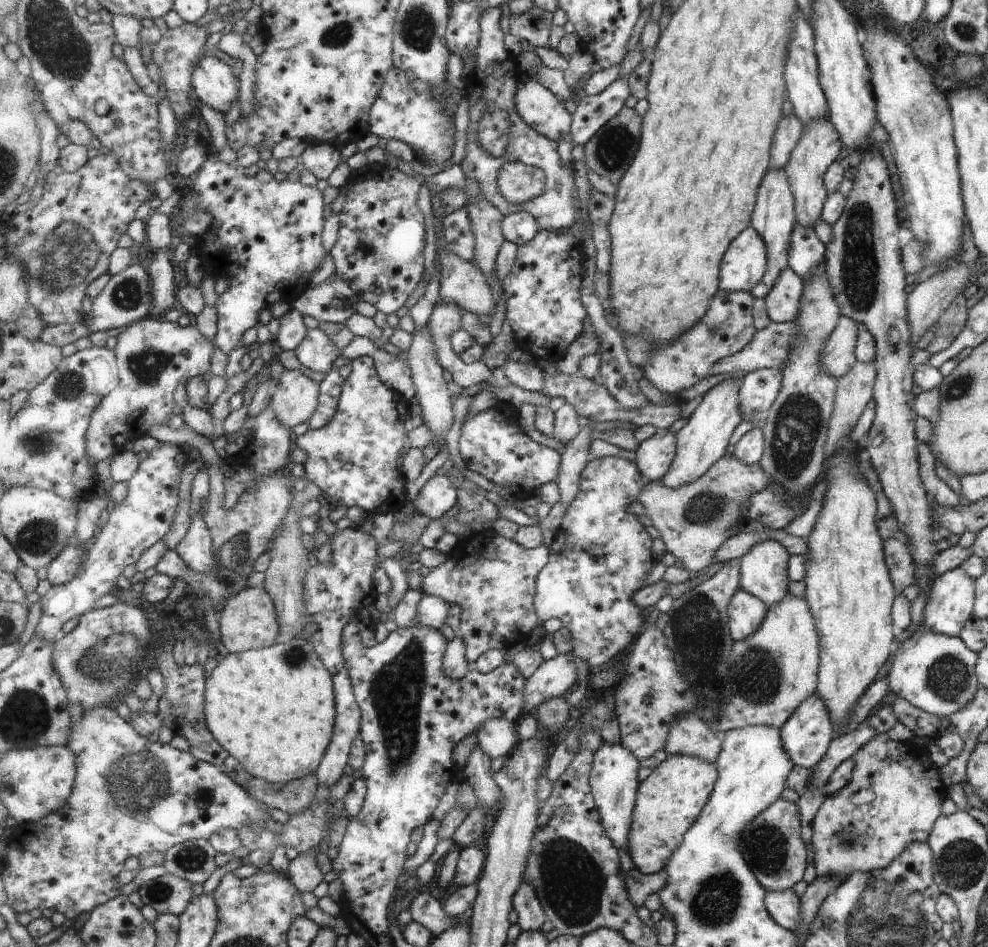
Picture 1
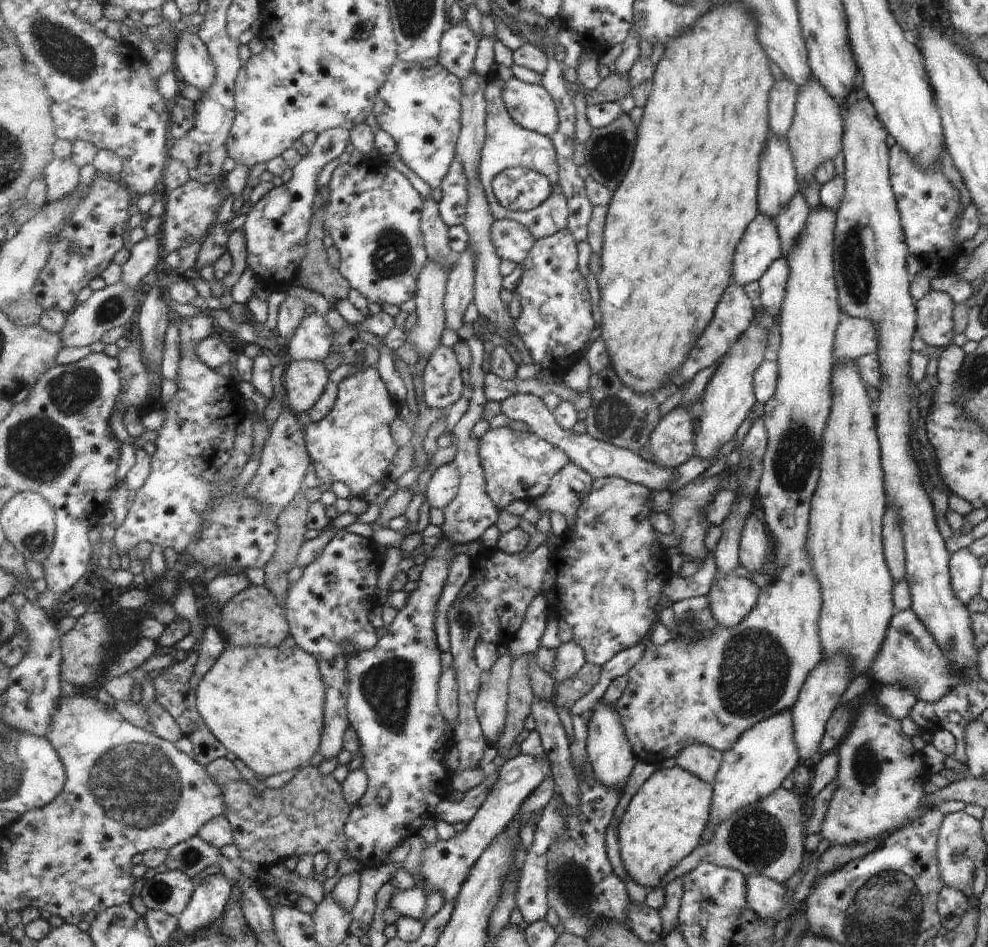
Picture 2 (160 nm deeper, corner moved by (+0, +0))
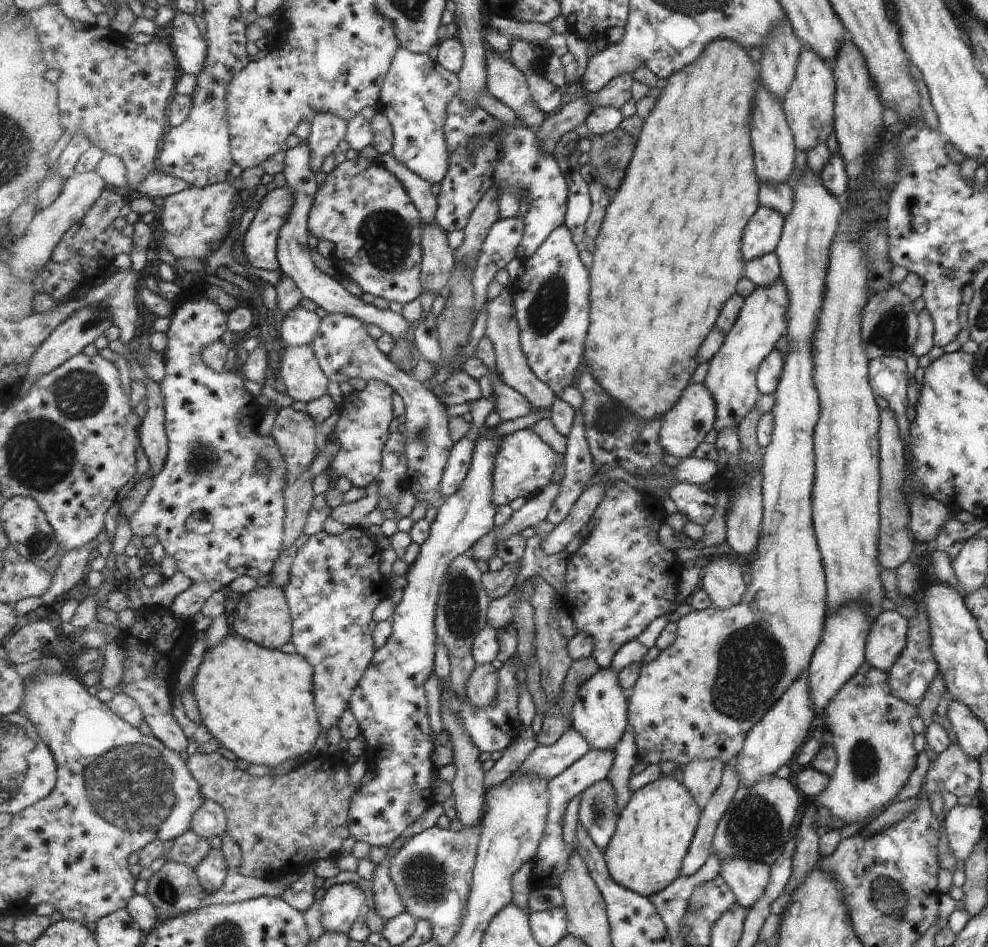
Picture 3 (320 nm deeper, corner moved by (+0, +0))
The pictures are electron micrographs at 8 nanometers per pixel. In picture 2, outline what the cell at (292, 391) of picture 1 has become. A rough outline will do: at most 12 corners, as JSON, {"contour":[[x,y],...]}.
{"contour":[[288,361],[283,385],[297,415],[320,401],[329,383],[322,362]]}

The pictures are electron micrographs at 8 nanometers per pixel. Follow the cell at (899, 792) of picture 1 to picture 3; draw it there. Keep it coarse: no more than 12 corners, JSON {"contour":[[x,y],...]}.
{"contour":[[863,663],[823,708],[836,764],[811,802],[885,810],[916,764],[911,718]]}

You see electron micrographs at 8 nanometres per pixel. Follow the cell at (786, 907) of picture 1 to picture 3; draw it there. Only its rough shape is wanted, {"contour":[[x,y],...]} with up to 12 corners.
{"contour":[[725,860],[721,876],[739,904],[763,896],[771,868],[763,862]]}

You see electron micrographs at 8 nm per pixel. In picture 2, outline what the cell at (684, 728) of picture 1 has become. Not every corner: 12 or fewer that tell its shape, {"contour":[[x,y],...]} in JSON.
{"contour":[[694,743],[675,759],[706,784],[714,786],[724,754]]}

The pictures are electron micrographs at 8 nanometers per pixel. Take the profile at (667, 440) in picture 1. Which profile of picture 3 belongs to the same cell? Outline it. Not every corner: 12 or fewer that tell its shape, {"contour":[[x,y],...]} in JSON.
{"contour":[[692,384],[665,412],[659,442],[683,461],[713,430],[717,404]]}

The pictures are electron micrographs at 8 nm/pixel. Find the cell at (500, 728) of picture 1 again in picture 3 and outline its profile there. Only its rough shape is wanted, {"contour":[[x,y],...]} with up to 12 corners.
{"contour":[[478,665],[467,695],[489,708],[499,694],[500,670]]}

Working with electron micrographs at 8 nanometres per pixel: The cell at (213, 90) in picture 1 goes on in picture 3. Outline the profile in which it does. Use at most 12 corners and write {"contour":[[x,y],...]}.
{"contour":[[193,15],[171,28],[180,71],[199,76],[209,48]]}

